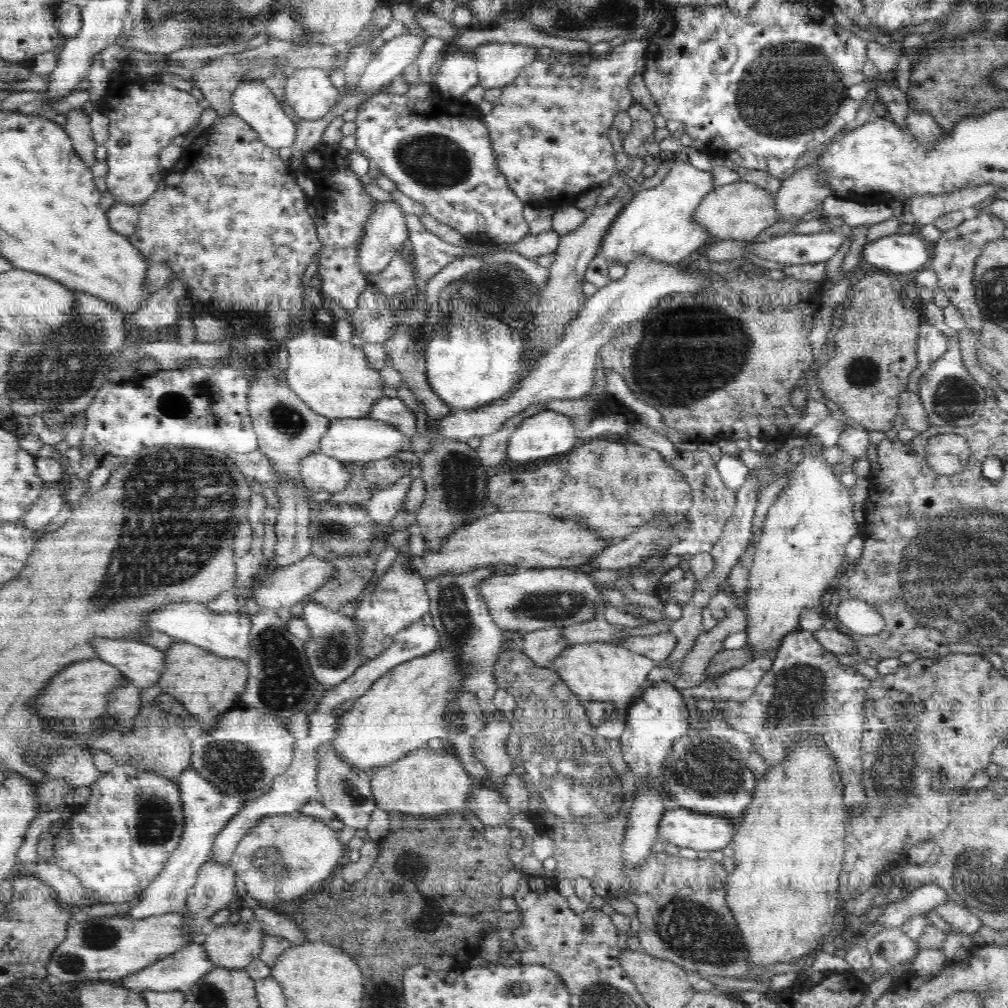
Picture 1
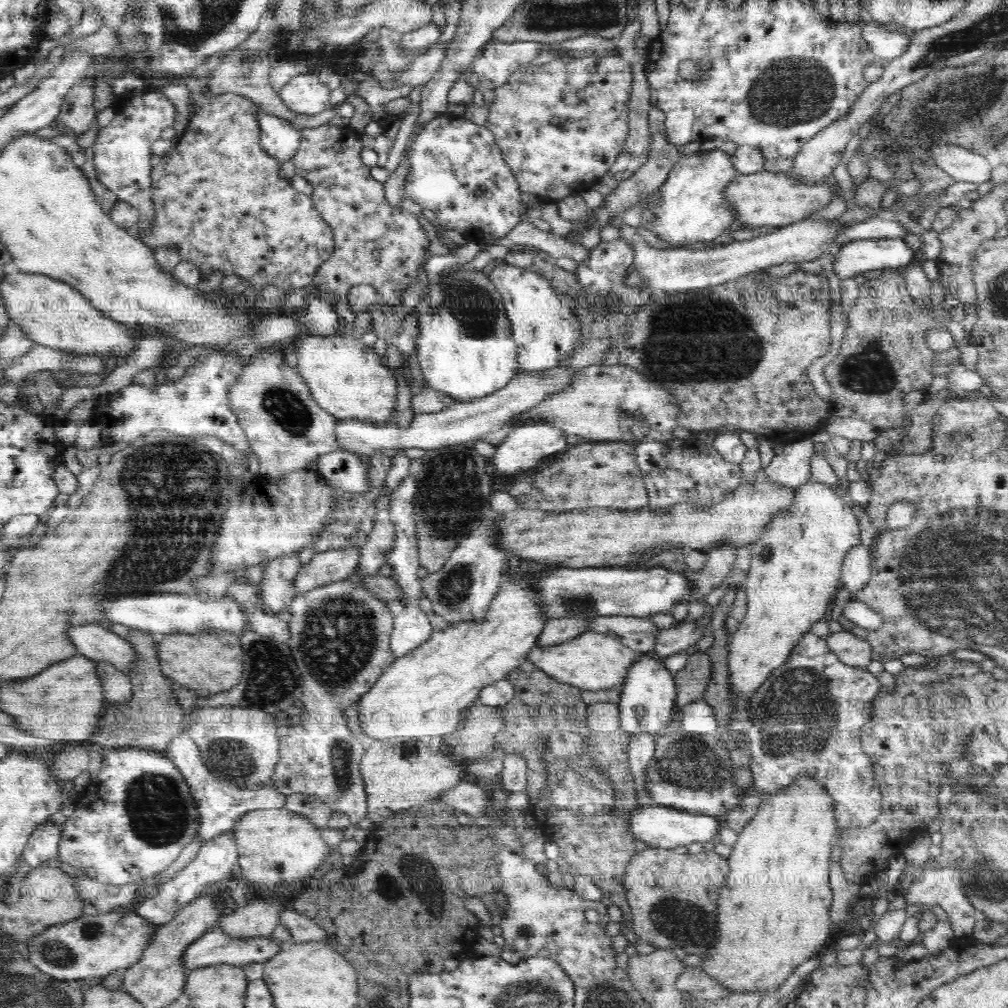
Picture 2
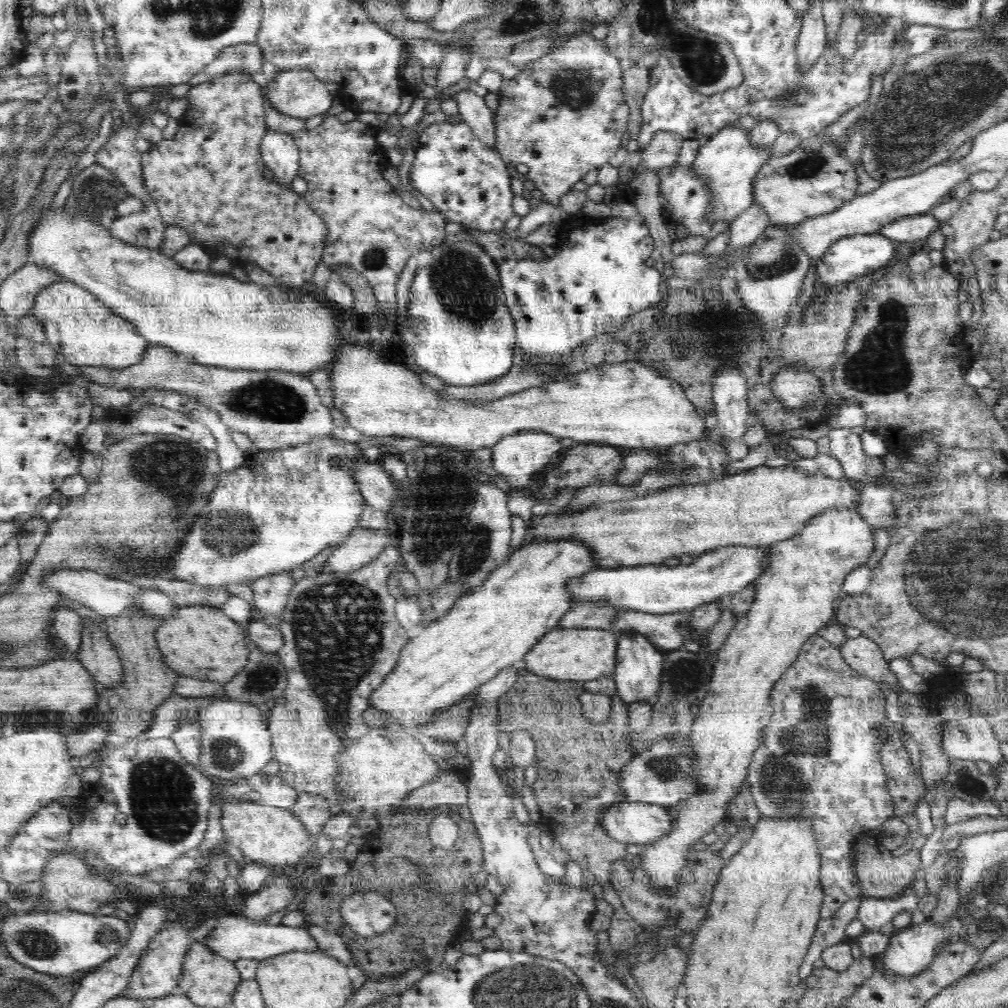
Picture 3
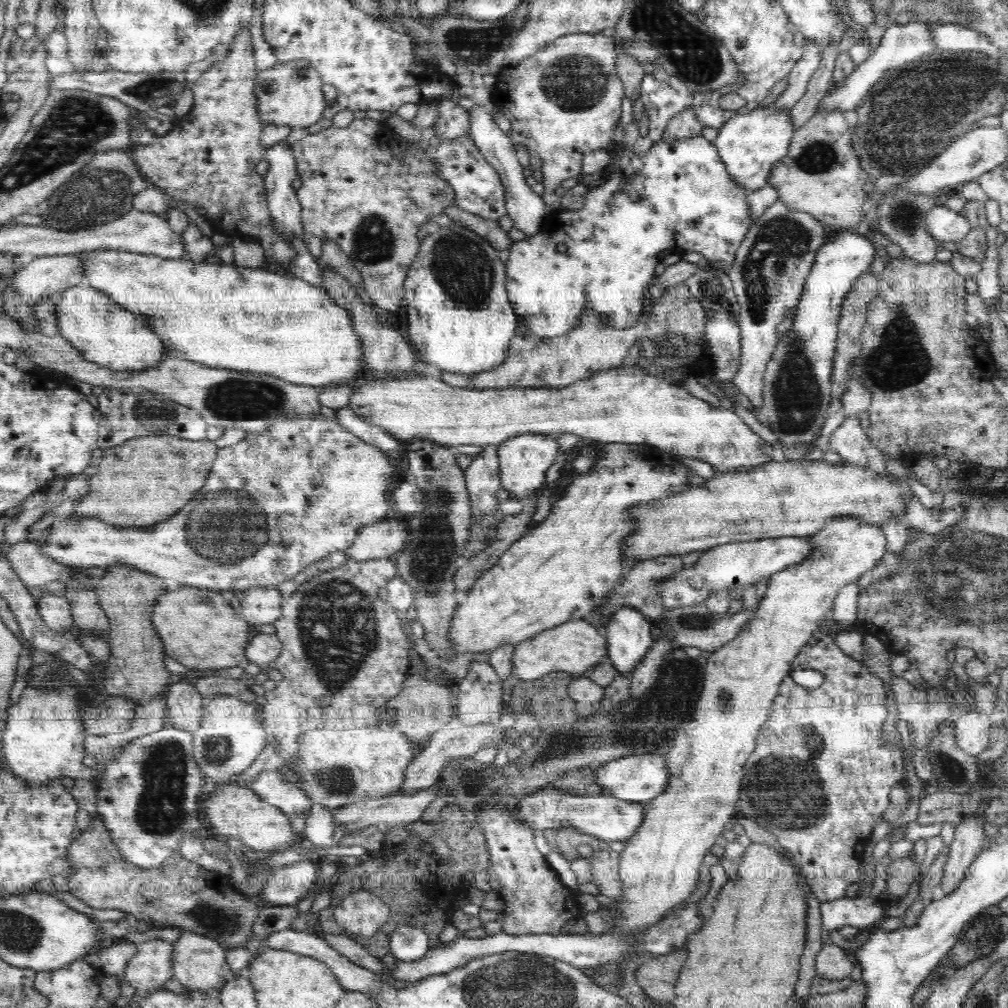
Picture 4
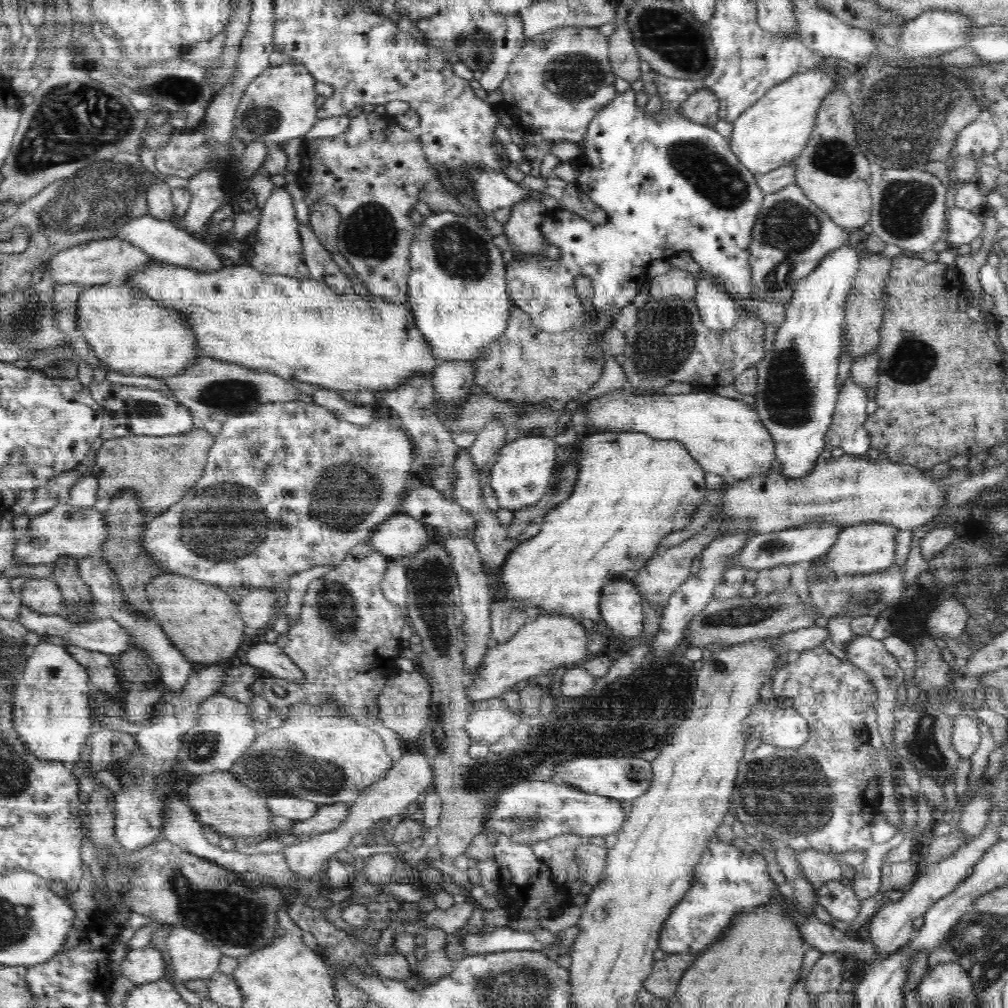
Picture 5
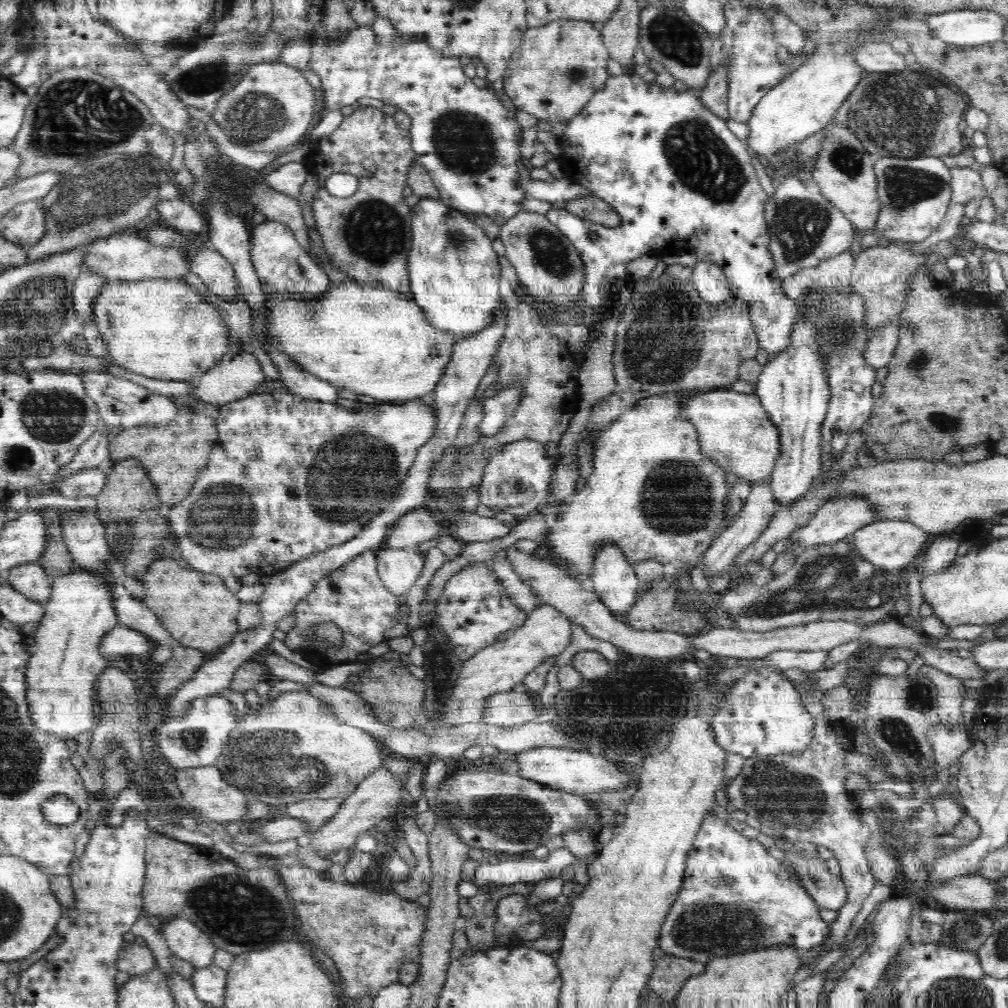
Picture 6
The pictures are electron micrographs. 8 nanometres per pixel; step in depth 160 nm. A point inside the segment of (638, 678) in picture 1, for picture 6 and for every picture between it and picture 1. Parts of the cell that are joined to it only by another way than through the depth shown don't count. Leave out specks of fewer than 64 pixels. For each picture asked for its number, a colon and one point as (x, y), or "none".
2: (592, 661)
3: (563, 654)
4: (576, 647)
5: (548, 642)
6: (546, 633)

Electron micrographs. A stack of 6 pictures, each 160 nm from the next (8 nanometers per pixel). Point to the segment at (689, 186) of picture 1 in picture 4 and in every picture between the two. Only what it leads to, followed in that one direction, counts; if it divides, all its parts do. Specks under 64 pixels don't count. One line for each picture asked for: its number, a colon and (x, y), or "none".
2: (692, 208)
3: (728, 163)
4: (750, 145)

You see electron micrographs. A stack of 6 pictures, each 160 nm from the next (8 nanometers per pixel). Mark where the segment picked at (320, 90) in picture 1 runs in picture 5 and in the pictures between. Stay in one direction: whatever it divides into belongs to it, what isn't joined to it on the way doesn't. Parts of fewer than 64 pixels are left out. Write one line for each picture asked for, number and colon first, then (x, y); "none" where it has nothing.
2: (304, 94)
3: (297, 92)
4: (290, 94)
5: (280, 104)

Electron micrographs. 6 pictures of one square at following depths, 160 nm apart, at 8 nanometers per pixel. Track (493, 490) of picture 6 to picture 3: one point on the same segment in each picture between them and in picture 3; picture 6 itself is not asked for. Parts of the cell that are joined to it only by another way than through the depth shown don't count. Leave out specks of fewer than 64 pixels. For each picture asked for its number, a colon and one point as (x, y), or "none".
3: (517, 457)
4: (524, 460)
5: (522, 474)

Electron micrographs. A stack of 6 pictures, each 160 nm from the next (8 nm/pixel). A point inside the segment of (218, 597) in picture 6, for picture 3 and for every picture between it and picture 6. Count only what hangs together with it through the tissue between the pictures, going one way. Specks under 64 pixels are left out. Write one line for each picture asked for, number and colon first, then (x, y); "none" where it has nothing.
3: (199, 641)
4: (199, 628)
5: (201, 620)

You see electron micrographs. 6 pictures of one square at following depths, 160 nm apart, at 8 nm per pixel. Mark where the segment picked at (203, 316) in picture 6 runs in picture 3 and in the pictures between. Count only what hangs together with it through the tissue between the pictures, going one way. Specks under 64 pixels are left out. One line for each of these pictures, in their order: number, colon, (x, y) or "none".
3: (76, 324)
4: (106, 334)
5: (132, 334)

